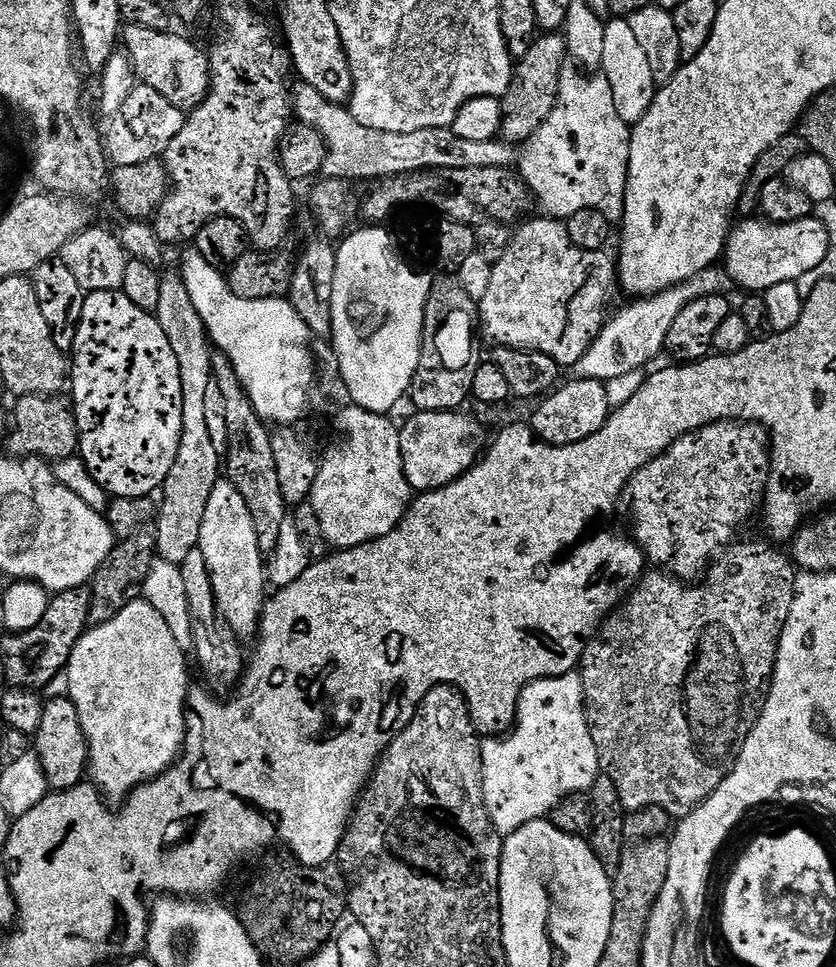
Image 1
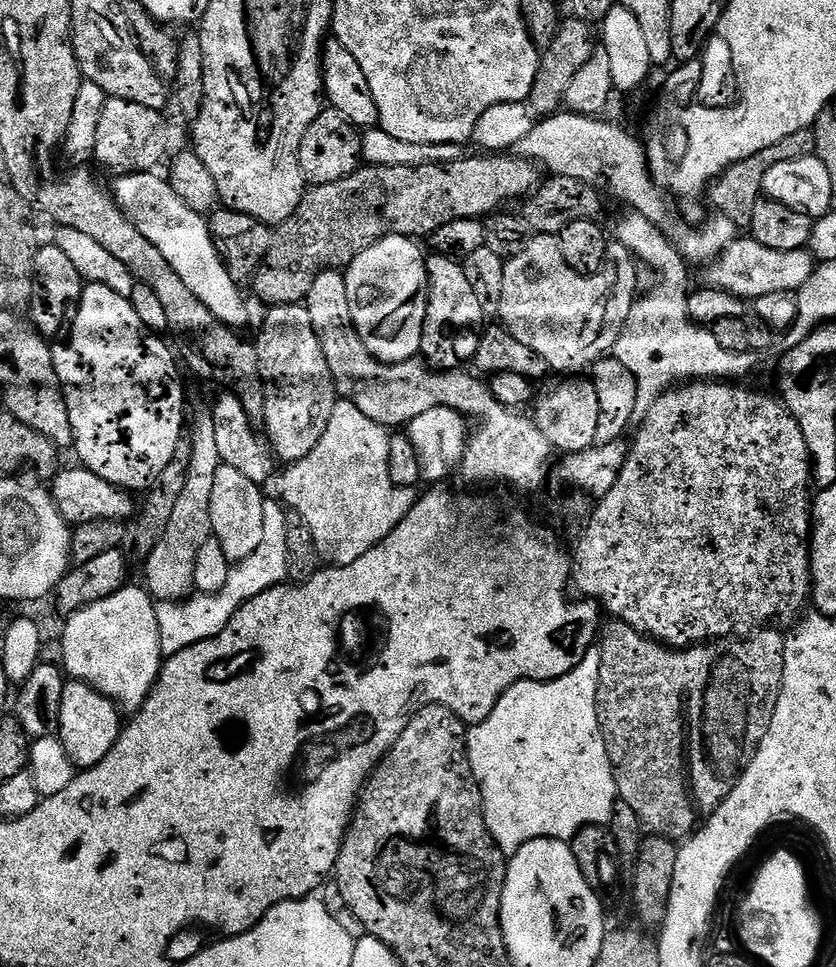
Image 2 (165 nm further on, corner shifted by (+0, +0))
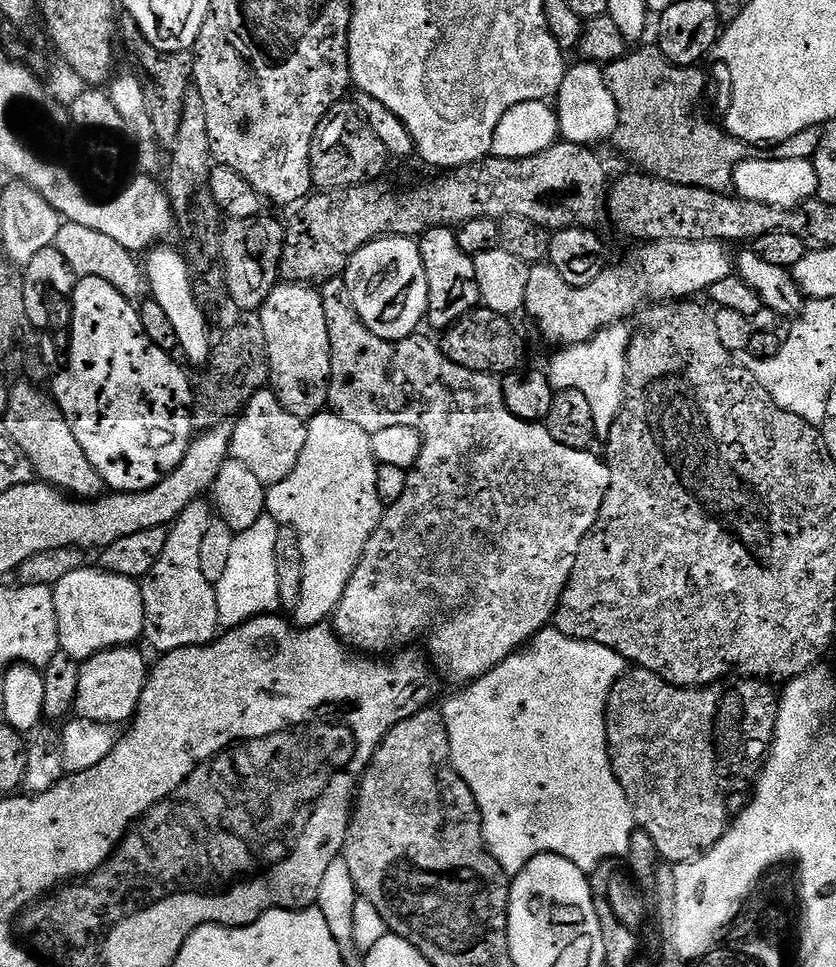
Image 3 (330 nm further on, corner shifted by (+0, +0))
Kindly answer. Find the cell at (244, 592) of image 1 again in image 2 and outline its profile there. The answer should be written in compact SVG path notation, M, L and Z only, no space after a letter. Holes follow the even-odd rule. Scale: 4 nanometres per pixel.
M221 464L218 475L214 477L214 490L210 494L210 522L212 535L226 550L229 562L239 562L250 558L258 546L262 546L262 510L264 509L265 493L261 485L250 482L234 466Z

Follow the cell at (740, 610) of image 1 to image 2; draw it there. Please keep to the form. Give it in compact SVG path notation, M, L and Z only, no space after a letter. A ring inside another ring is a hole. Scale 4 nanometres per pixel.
M612 622L608 633L606 633L606 628L598 644L600 650L600 681L598 682L598 698L596 699L598 722L604 735L606 750L612 759L612 766L616 769L616 790L619 799L626 806L630 806L630 810L634 810L634 814L638 814L641 825L649 833L665 836L668 840L677 842L689 839L697 831L698 825L707 820L716 811L716 807L729 796L740 778L750 753L756 752L762 738L768 736L768 727L774 718L774 710L778 706L778 698L782 690L782 674L784 673L786 636L783 636L776 628L779 627L761 628L751 638L725 638L715 642L697 644L683 650L669 648L667 644L653 640L651 636L644 636L629 624Z

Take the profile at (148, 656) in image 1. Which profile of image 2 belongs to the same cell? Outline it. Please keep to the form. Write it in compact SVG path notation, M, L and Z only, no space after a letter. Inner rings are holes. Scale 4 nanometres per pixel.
M126 586L110 598L96 600L73 612L64 628L63 671L71 679L89 684L124 710L144 705L165 659L153 597L143 587L132 587Z

